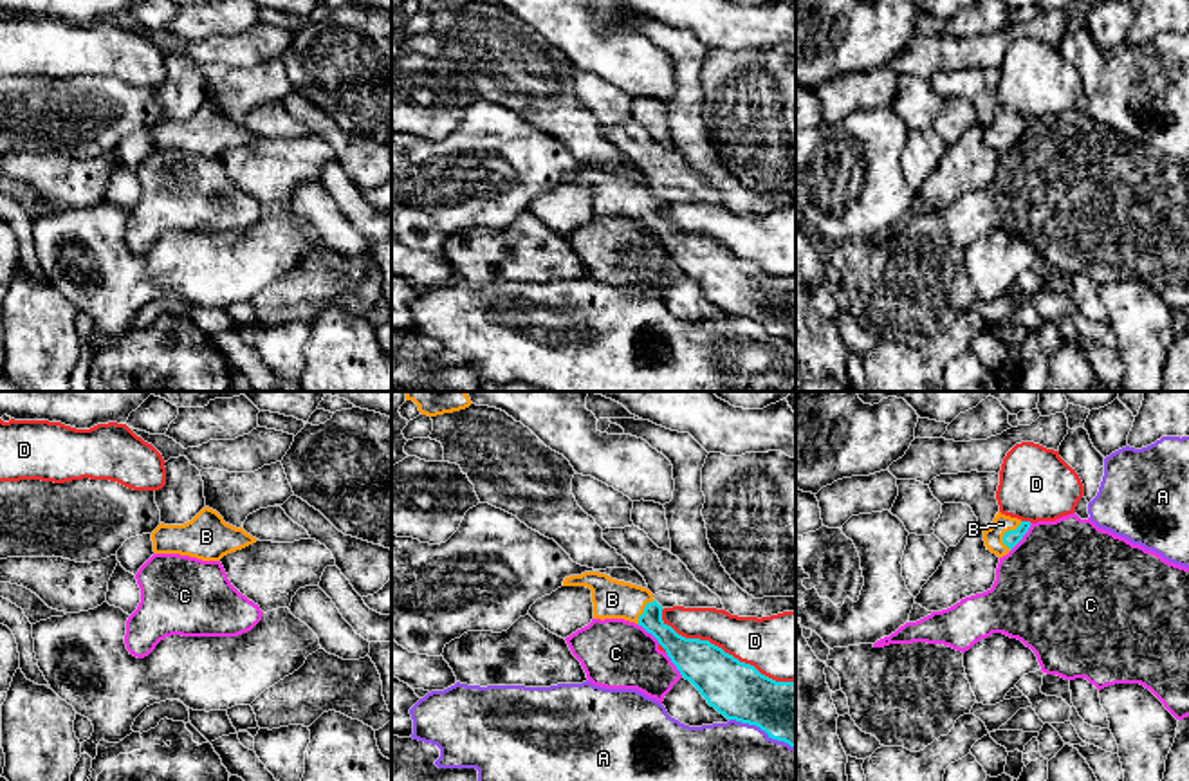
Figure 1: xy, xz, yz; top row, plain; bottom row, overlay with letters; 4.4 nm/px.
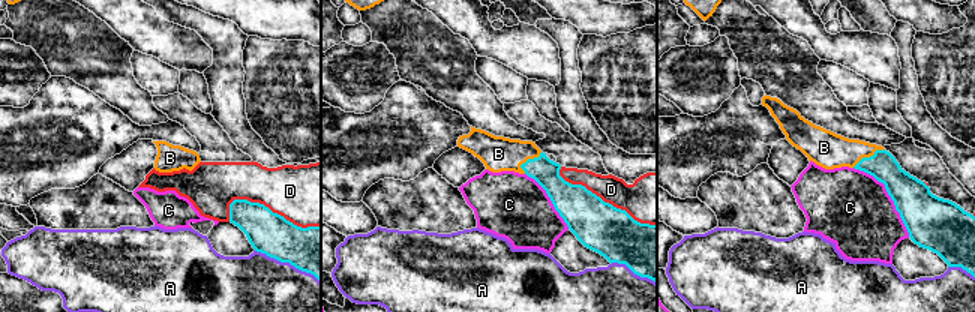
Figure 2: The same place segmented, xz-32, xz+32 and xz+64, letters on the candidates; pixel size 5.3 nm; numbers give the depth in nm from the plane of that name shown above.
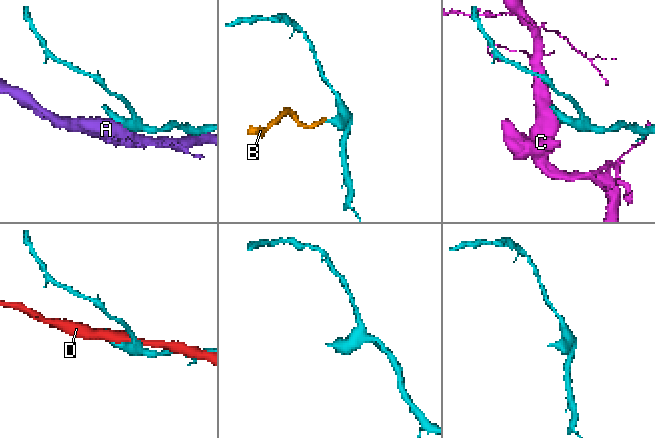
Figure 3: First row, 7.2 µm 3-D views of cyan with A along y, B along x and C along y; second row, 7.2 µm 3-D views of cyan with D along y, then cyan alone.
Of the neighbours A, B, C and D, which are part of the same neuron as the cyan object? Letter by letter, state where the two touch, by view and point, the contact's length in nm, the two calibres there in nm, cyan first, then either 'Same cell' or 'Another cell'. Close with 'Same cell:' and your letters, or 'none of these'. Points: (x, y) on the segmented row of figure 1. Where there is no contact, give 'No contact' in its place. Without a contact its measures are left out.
A: Touches cyan at xz (762, 729). Shared border 320 nm. Thickness 280 nm (cyan) against 260 nm. Another cell
B: Touches cyan at yz (1005, 534). Shared border 140 nm. Thickness 70 nm (cyan) against 90 nm. Same cell
C: Touches cyan at yz (1022, 538). Shared border 160 nm. Thickness 70 nm (cyan) against 500 nm. Another cell
D: Touches cyan at xz (722, 650). Shared border 700 nm. Thickness 260 nm (cyan) against 280 nm. Another cell
Same cell: B

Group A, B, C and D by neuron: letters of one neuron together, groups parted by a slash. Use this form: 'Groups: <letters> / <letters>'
Groups: A / B / C / D

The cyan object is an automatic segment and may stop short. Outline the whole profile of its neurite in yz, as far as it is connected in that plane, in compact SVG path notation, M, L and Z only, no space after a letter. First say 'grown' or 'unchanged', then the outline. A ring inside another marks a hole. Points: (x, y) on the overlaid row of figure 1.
grown | M998 512L992 525L983 530L987 550L998 557L1007 556L1023 539L1030 525L1030 521L1021 521L1018 518Z

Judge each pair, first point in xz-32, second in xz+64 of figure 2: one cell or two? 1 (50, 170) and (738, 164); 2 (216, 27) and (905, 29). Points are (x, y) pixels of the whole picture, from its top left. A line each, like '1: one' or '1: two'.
1: one
2: one

